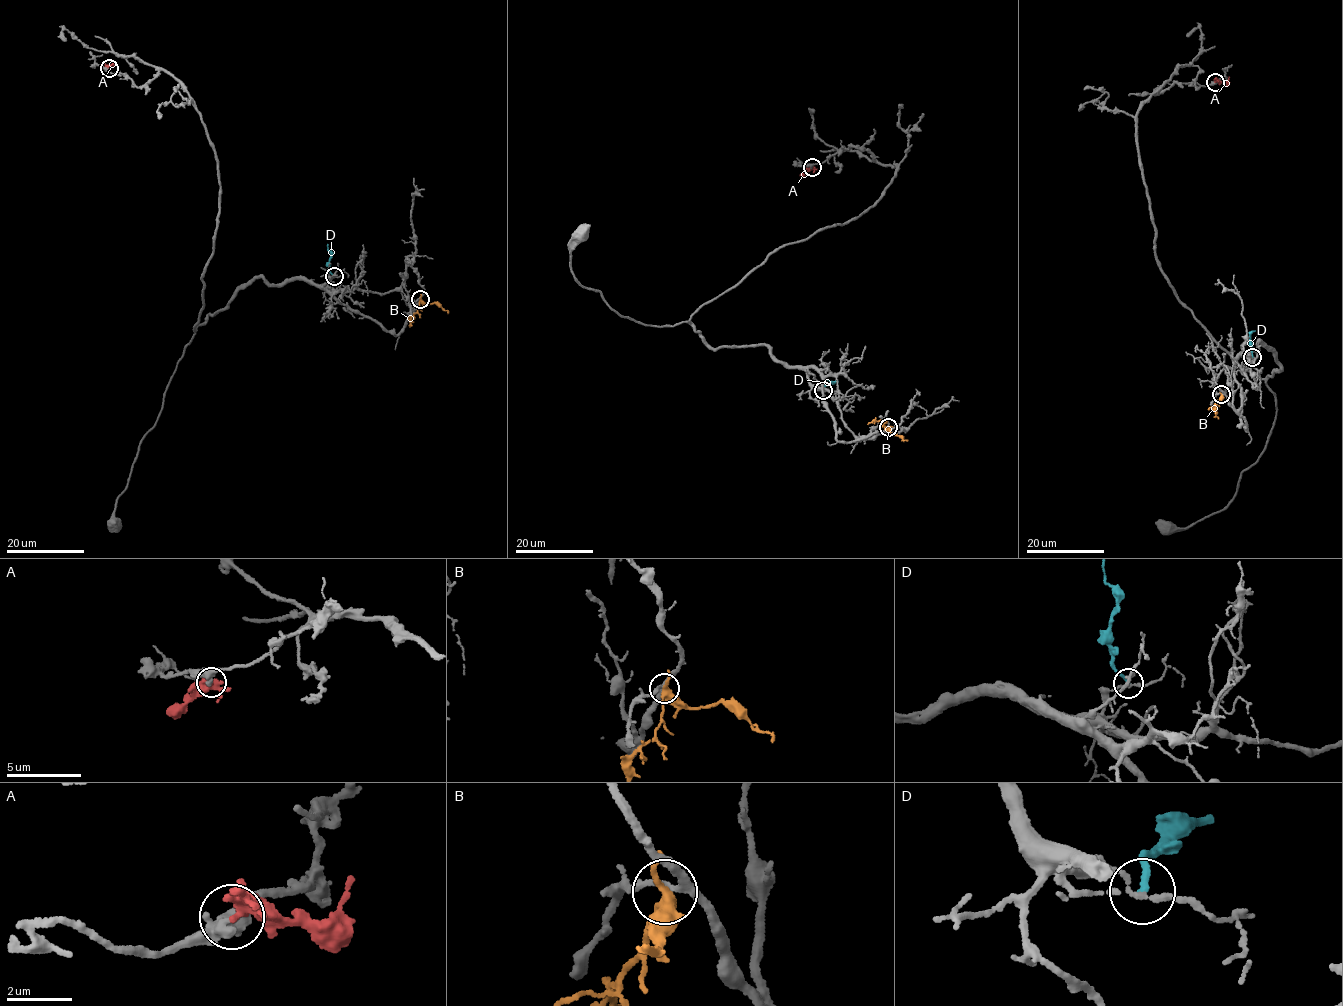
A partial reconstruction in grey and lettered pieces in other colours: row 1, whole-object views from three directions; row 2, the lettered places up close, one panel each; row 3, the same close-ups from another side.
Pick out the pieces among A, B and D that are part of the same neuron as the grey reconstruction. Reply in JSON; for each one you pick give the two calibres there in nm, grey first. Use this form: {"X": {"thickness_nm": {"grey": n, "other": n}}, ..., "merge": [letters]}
{"merge": []}

